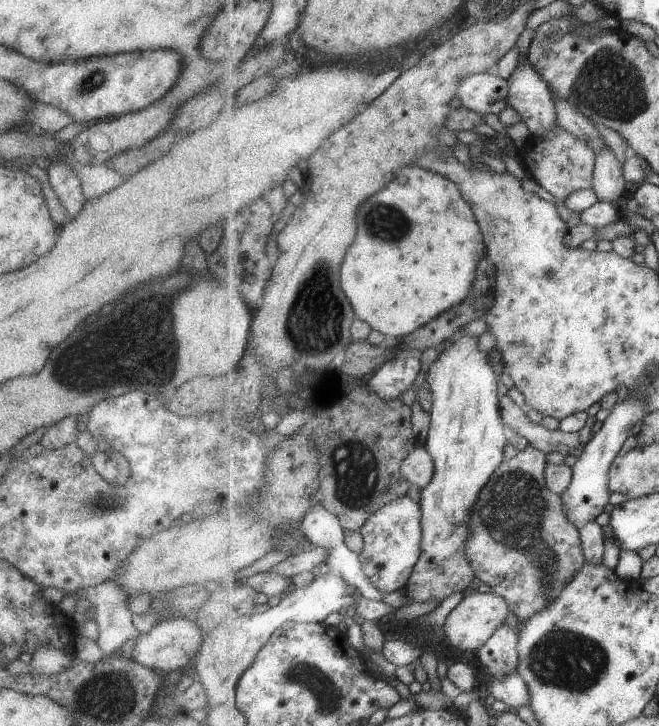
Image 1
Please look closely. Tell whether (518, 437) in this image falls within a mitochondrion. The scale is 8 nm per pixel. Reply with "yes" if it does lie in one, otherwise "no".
no

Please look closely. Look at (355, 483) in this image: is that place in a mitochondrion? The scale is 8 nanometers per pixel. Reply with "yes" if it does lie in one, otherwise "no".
yes

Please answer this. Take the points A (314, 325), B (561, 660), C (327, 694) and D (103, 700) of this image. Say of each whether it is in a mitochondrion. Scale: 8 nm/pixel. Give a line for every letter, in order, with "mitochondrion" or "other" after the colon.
A: mitochondrion
B: mitochondrion
C: mitochondrion
D: mitochondrion

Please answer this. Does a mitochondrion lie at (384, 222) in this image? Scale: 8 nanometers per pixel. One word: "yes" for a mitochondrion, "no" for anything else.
yes

